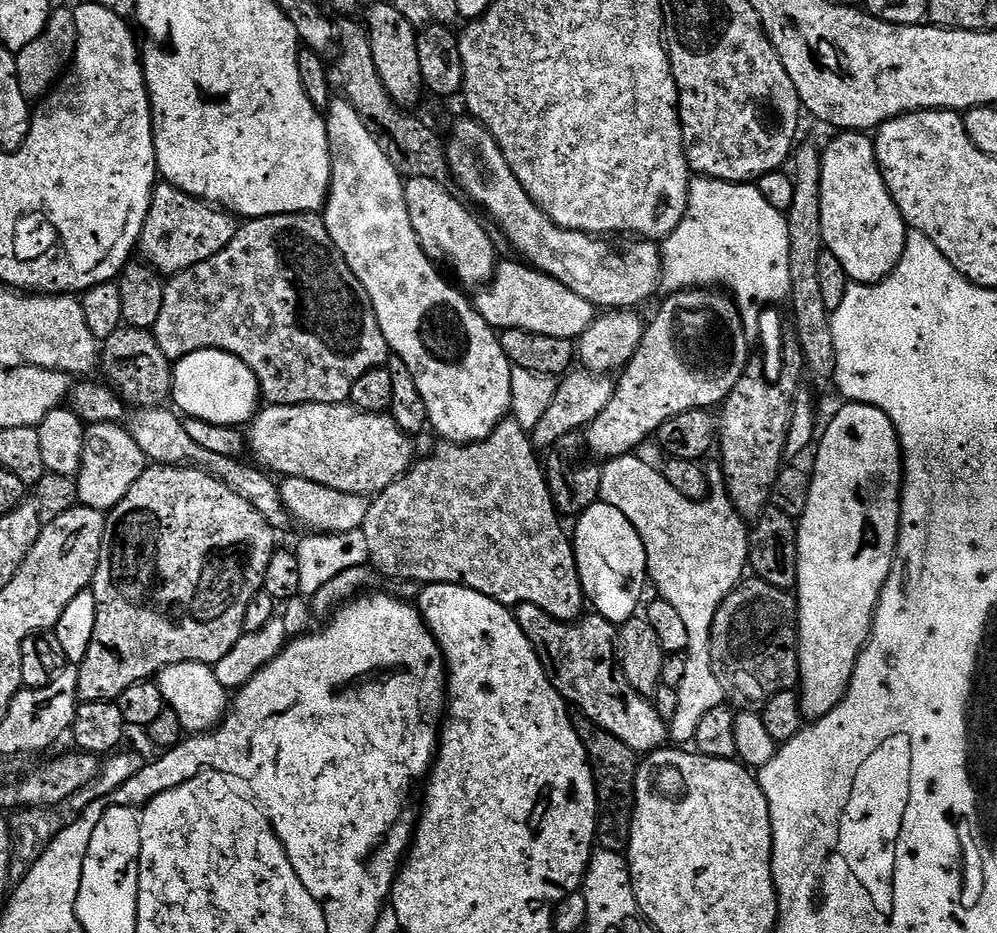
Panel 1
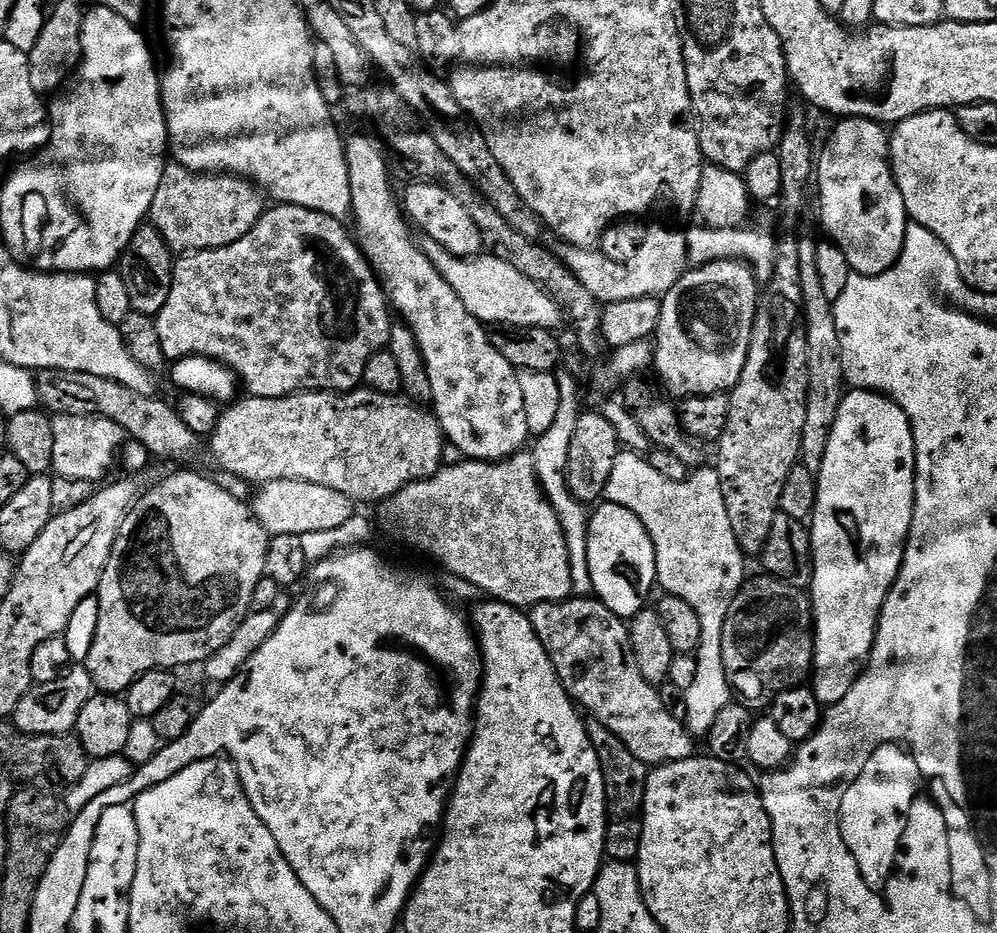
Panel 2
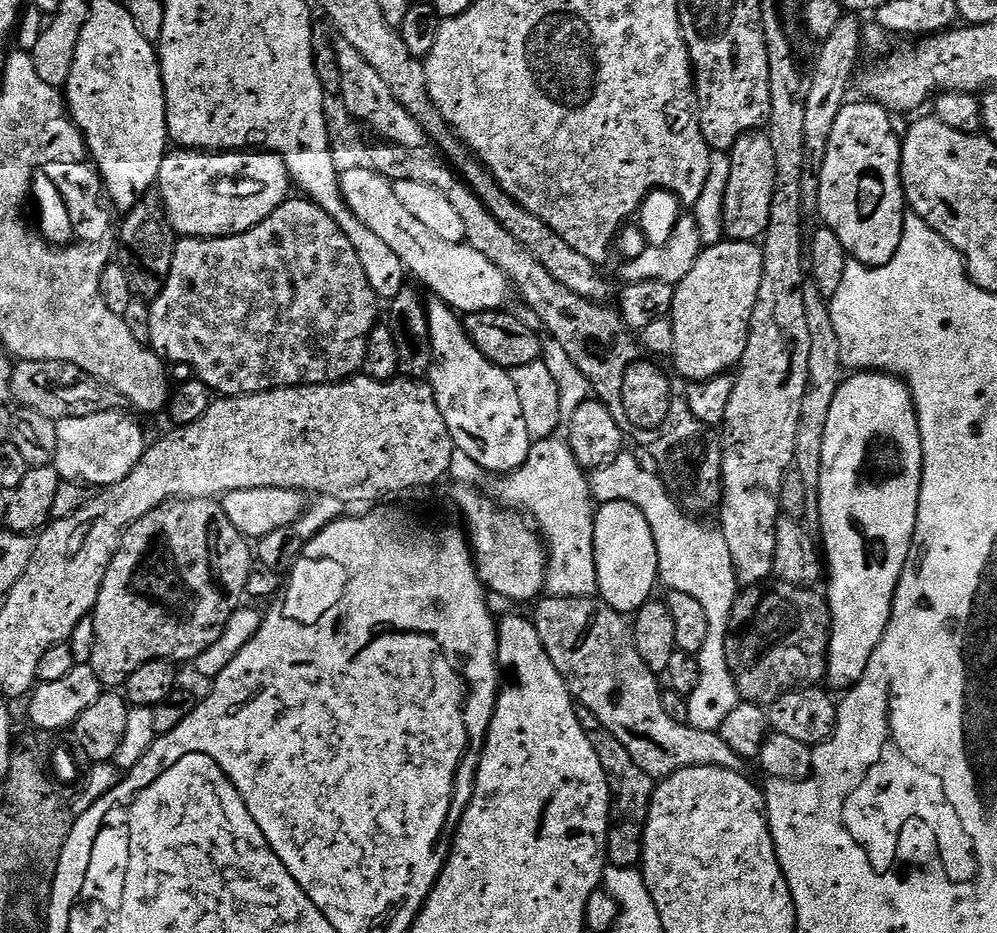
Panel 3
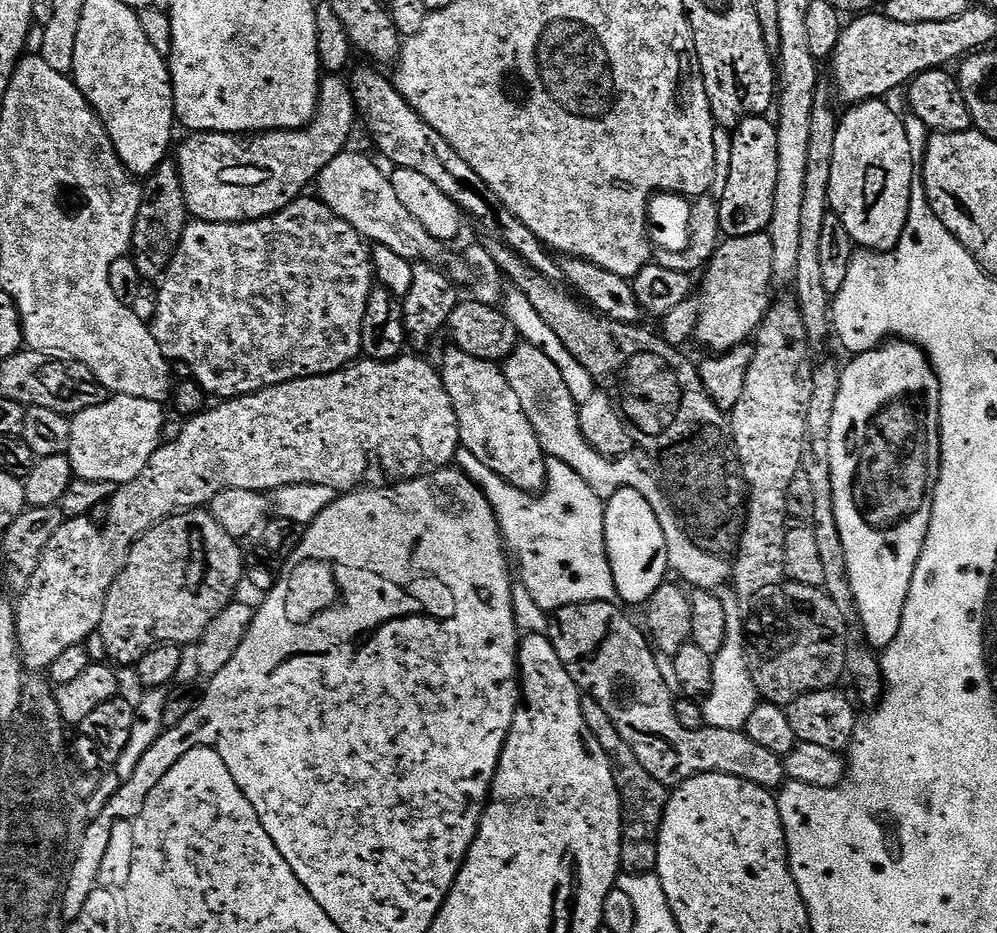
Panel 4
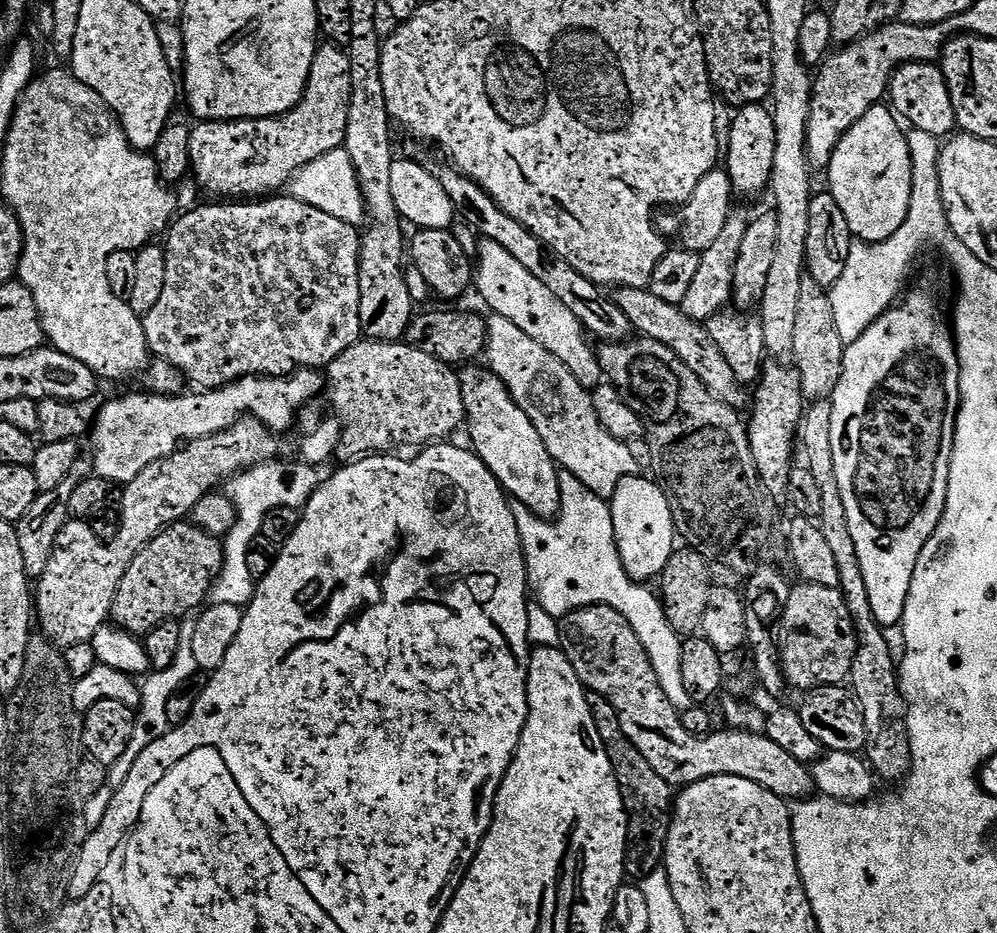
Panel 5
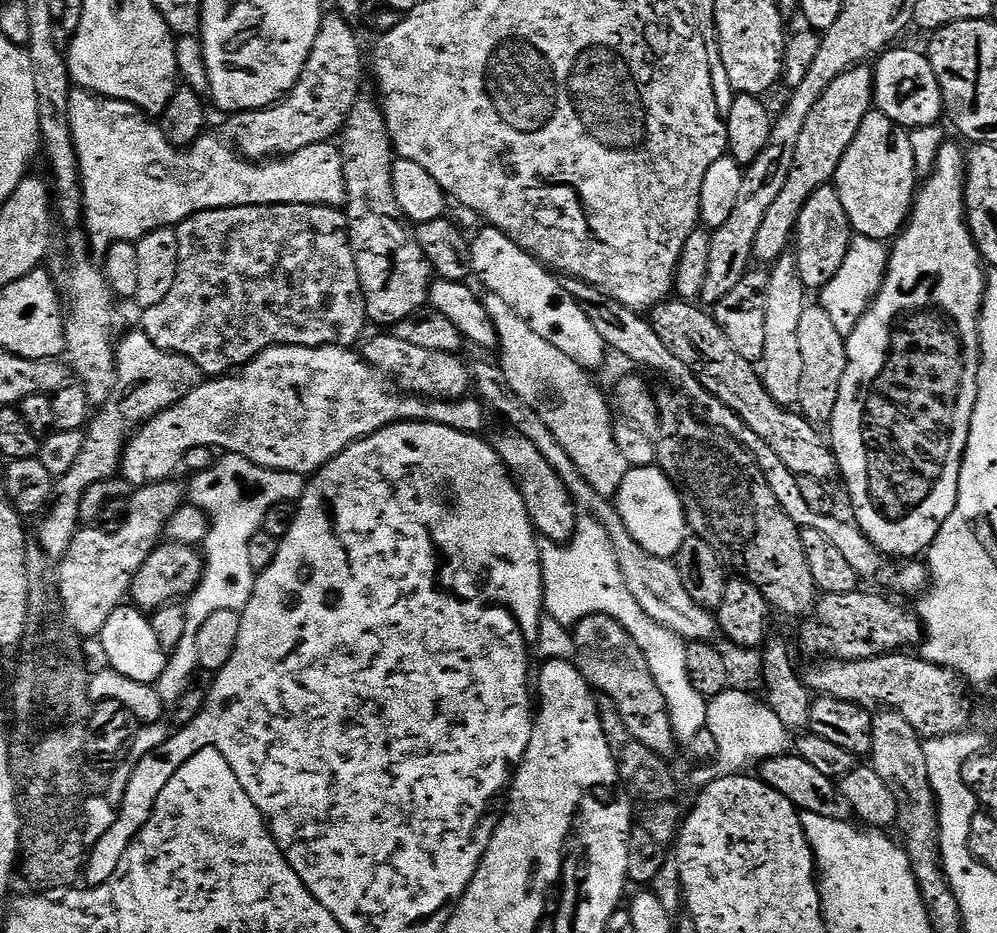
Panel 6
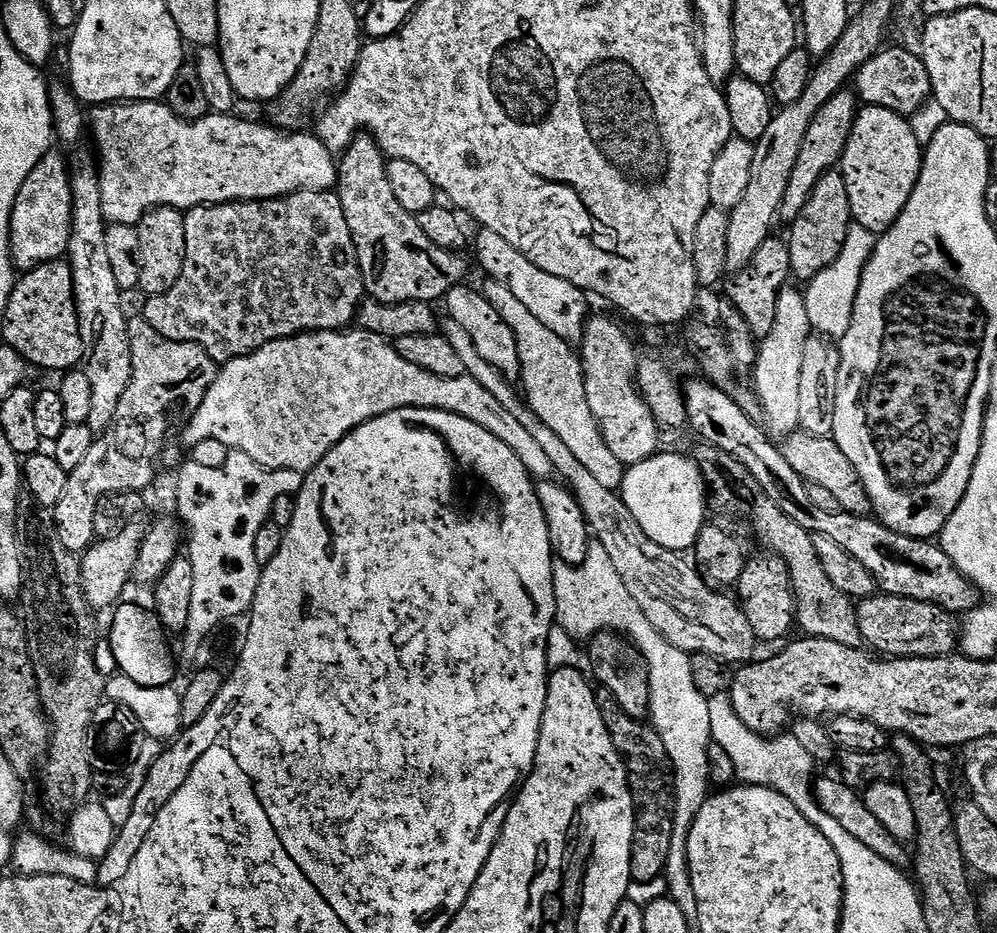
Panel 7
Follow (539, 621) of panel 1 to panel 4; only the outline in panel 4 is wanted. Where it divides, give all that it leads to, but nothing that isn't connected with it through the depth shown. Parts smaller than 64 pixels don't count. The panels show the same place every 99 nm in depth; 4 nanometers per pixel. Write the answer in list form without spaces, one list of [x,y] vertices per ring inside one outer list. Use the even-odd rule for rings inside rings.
[[[607,600],[562,606],[551,613],[546,635],[562,666],[566,666],[570,678],[574,678],[583,695],[594,698],[594,702],[598,702],[598,706],[610,714],[610,722],[614,722],[618,734],[627,742],[630,750],[634,750],[638,762],[642,762],[645,770],[669,790],[707,772],[737,776],[746,782],[754,782],[760,788],[779,789],[785,783],[786,773],[783,759],[778,754],[758,746],[758,742],[751,741],[742,730],[722,730],[707,726],[687,728],[676,717],[676,708],[672,705],[674,692],[666,686],[666,678],[662,678],[660,660],[652,653],[653,645],[645,629],[640,629],[623,610],[619,603]]]

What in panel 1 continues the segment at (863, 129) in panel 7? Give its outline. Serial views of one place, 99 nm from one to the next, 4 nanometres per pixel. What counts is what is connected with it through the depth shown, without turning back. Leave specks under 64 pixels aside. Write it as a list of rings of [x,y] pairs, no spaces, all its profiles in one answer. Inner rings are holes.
[[[844,130],[836,134],[836,137],[828,145],[823,145],[820,157],[820,205],[822,206],[822,238],[824,239],[824,247],[827,252],[834,254],[834,258],[838,258],[838,262],[842,262],[842,270],[846,270],[849,281],[853,284],[878,284],[880,281],[885,280],[898,266],[898,262],[902,258],[910,229],[904,223],[902,214],[886,186],[880,163],[876,157],[876,145],[871,135],[855,130]]]

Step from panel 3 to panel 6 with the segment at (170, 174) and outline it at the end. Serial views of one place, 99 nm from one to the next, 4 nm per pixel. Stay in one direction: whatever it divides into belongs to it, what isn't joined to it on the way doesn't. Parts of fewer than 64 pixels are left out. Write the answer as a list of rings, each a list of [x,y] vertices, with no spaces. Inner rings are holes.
[[[338,11],[330,12],[321,19],[310,58],[306,58],[300,81],[288,95],[258,112],[237,112],[225,119],[228,121],[224,124],[223,135],[244,159],[263,162],[269,158],[293,156],[298,150],[306,150],[306,146],[327,144],[341,135],[350,110],[362,92],[360,75],[364,72],[364,64],[366,68],[366,56],[364,60],[360,53],[357,29]]]

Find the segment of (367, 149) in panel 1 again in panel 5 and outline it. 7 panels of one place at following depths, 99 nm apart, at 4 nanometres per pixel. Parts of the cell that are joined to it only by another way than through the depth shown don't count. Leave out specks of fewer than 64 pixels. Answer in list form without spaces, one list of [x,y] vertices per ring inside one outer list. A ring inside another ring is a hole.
[[[464,366],[458,375],[462,386],[462,402],[470,447],[498,478],[498,482],[515,503],[525,504],[538,518],[555,520],[560,514],[560,472],[546,450],[534,422],[526,418],[526,410],[514,402],[510,390],[487,366]]]

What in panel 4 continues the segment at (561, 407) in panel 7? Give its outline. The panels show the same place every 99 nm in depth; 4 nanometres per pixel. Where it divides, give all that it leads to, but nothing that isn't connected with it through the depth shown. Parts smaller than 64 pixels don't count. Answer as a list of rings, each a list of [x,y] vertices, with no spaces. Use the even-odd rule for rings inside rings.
[[[521,342],[521,344],[520,344],[520,345],[518,345],[518,347],[516,347],[516,348],[515,348],[515,349],[514,349],[514,350],[513,350],[513,352],[511,352],[511,353],[510,353],[510,354],[509,354],[509,356],[508,356],[508,358],[507,358],[507,360],[505,360],[505,361],[503,361],[503,364],[502,364],[502,367],[503,367],[503,369],[504,369],[504,377],[505,377],[505,378],[507,378],[507,379],[508,379],[508,381],[509,381],[509,382],[510,382],[510,386],[514,386],[514,394],[518,394],[518,402],[522,402],[522,410],[526,410],[526,418],[530,418],[530,426],[534,426],[534,434],[535,434],[535,435],[536,435],[536,437],[537,437],[537,438],[538,438],[538,442],[539,442],[539,443],[540,443],[540,445],[541,445],[541,446],[542,446],[542,450],[543,450],[543,451],[544,451],[544,455],[545,455],[545,457],[548,457],[548,458],[551,458],[551,459],[554,459],[554,460],[561,460],[561,461],[562,461],[562,462],[566,462],[566,466],[570,466],[570,470],[574,470],[574,474],[578,474],[578,475],[580,475],[580,477],[581,477],[581,478],[583,478],[583,480],[584,480],[584,481],[586,481],[586,486],[590,486],[590,490],[594,490],[594,494],[598,494],[598,498],[599,498],[599,499],[600,499],[600,500],[603,500],[603,501],[605,501],[605,502],[606,502],[606,501],[608,501],[608,499],[610,499],[610,497],[612,497],[612,495],[613,495],[613,494],[615,494],[615,493],[616,493],[616,492],[617,492],[617,491],[618,491],[618,490],[622,490],[622,489],[623,489],[623,488],[633,488],[633,489],[634,489],[634,490],[638,490],[638,494],[642,494],[642,498],[646,498],[646,502],[650,502],[650,506],[651,506],[651,507],[652,507],[652,509],[653,509],[653,510],[654,510],[654,514],[655,514],[655,515],[656,515],[656,517],[657,517],[657,518],[658,518],[658,522],[659,522],[659,523],[660,523],[660,525],[661,525],[661,526],[662,526],[662,530],[663,530],[663,531],[664,531],[664,533],[665,533],[665,534],[666,534],[666,550],[667,550],[667,551],[668,551],[668,567],[669,567],[669,569],[671,569],[671,571],[672,571],[672,572],[673,572],[673,573],[675,573],[675,572],[677,572],[677,574],[678,574],[678,575],[680,575],[680,576],[681,576],[681,578],[680,578],[680,577],[679,577],[679,579],[680,579],[680,580],[681,580],[681,581],[683,581],[683,583],[684,583],[684,584],[685,584],[685,585],[688,585],[688,586],[691,586],[691,587],[692,587],[692,588],[704,588],[704,589],[706,589],[706,591],[707,591],[707,592],[716,592],[716,591],[717,591],[717,590],[720,590],[720,587],[722,587],[722,586],[723,586],[723,584],[724,584],[724,583],[725,583],[725,584],[726,584],[726,585],[727,585],[727,584],[728,584],[728,583],[729,583],[729,580],[730,580],[730,564],[729,564],[729,561],[728,561],[728,560],[727,560],[727,559],[725,559],[725,557],[723,557],[723,556],[715,556],[715,555],[714,555],[714,554],[710,554],[710,553],[709,553],[709,552],[707,552],[707,551],[706,551],[706,550],[702,550],[702,549],[701,549],[701,548],[700,548],[700,547],[699,547],[699,546],[697,546],[697,544],[695,544],[695,543],[694,543],[694,542],[693,542],[693,541],[692,541],[692,540],[691,540],[691,539],[690,539],[690,537],[689,537],[689,536],[687,536],[687,535],[686,535],[686,533],[684,533],[684,529],[683,529],[683,528],[681,528],[681,526],[680,526],[680,521],[679,521],[679,520],[677,520],[677,518],[676,518],[676,514],[675,514],[675,512],[673,512],[673,510],[672,510],[672,505],[671,505],[671,504],[669,504],[669,503],[668,503],[668,501],[667,501],[667,499],[666,499],[666,497],[665,497],[665,495],[664,495],[664,493],[663,493],[663,491],[662,491],[662,485],[661,485],[661,483],[660,483],[660,481],[659,481],[659,479],[657,479],[657,477],[656,477],[656,476],[655,476],[655,475],[653,475],[653,473],[651,473],[651,472],[647,472],[647,471],[646,471],[646,470],[642,470],[642,469],[641,469],[641,467],[639,467],[639,466],[638,466],[638,465],[637,465],[637,463],[635,463],[635,462],[634,462],[634,461],[632,461],[632,458],[631,458],[631,455],[627,455],[627,456],[621,456],[621,457],[619,457],[619,458],[609,458],[609,457],[606,457],[606,456],[603,456],[603,455],[602,455],[602,454],[598,454],[598,450],[594,450],[594,446],[590,446],[590,442],[586,442],[586,438],[585,438],[585,437],[584,437],[584,435],[583,435],[583,434],[582,434],[582,430],[581,430],[581,429],[580,429],[580,427],[579,427],[579,426],[578,426],[578,418],[577,418],[577,417],[576,417],[576,410],[577,410],[577,405],[576,405],[576,404],[575,404],[575,403],[572,403],[572,402],[568,402],[568,401],[571,401],[571,400],[572,400],[572,395],[571,395],[571,394],[570,394],[570,390],[569,390],[569,389],[568,389],[568,387],[567,387],[567,386],[566,386],[566,381],[565,381],[565,379],[563,379],[563,378],[562,378],[562,373],[560,373],[560,372],[559,372],[559,371],[558,371],[558,366],[554,366],[554,362],[550,362],[550,358],[546,358],[546,354],[542,354],[542,350],[538,350],[538,349],[537,349],[537,348],[535,348],[535,347],[534,347],[534,346],[530,346],[530,345],[529,345],[529,344],[526,344],[526,343],[523,343],[523,342]],[[556,400],[565,400],[565,401],[566,401],[566,402],[568,402],[568,405],[566,405],[566,406],[565,406],[565,408],[560,408],[560,409],[556,409]]]

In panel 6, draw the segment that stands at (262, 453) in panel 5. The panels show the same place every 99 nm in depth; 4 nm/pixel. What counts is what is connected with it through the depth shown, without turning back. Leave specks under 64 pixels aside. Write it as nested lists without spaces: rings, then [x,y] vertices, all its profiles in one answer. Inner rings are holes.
[[[171,478],[137,487],[131,493],[128,508],[126,504],[124,525],[117,532],[103,532],[99,526],[84,526],[77,531],[70,550],[58,564],[64,619],[77,636],[99,637],[110,614],[125,603],[138,570],[161,543],[168,520],[185,503],[185,489],[183,492],[176,482]]]

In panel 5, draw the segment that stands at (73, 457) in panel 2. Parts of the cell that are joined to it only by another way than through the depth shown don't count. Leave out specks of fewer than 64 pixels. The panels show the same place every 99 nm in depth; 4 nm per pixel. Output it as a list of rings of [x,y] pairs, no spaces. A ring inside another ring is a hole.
[[[297,370],[291,376],[247,376],[237,380],[235,384],[227,384],[225,388],[214,388],[201,391],[200,396],[157,396],[143,394],[144,396],[124,396],[121,400],[112,400],[96,416],[96,425],[91,425],[92,453],[90,459],[95,475],[111,481],[113,485],[123,486],[129,484],[146,466],[164,460],[174,454],[185,442],[197,440],[210,434],[218,434],[230,426],[234,426],[245,418],[261,420],[273,434],[281,434],[296,420],[303,404],[308,404],[316,395],[323,393],[326,380],[319,371]]]

